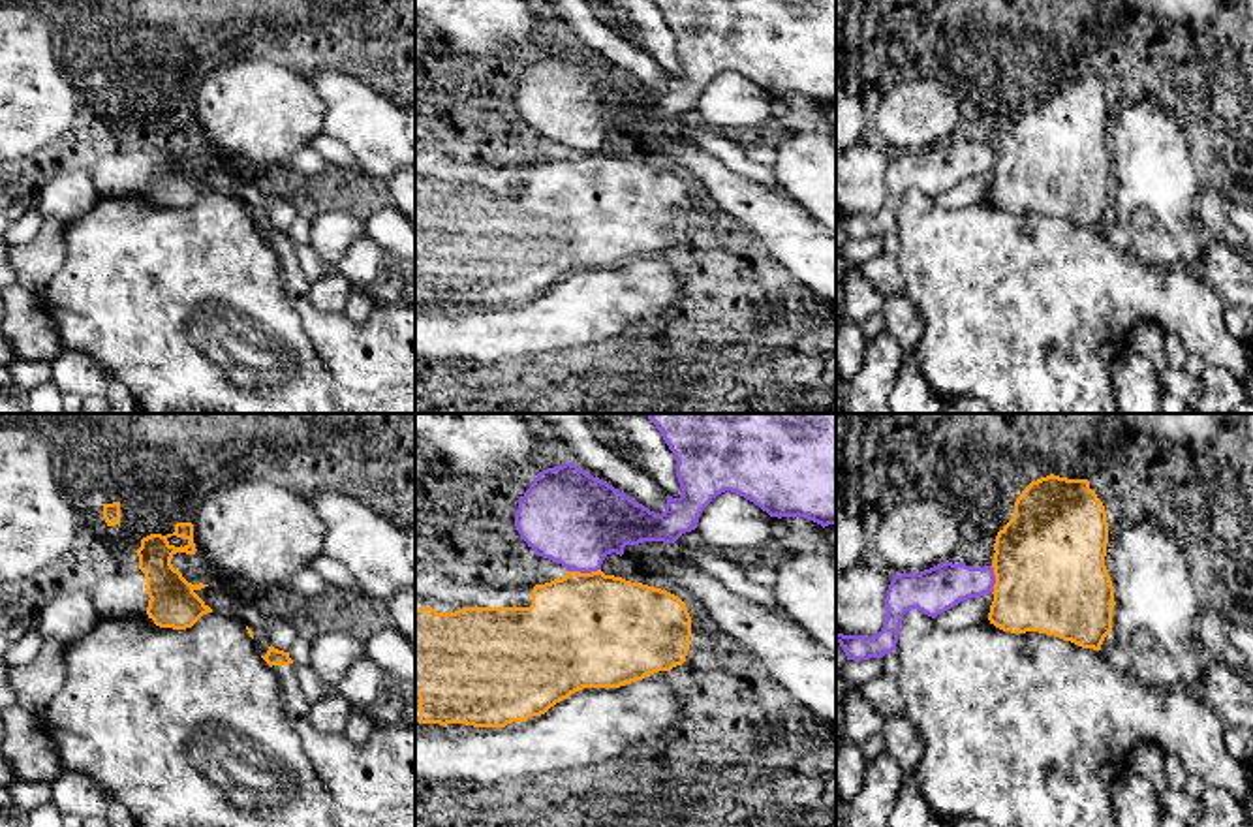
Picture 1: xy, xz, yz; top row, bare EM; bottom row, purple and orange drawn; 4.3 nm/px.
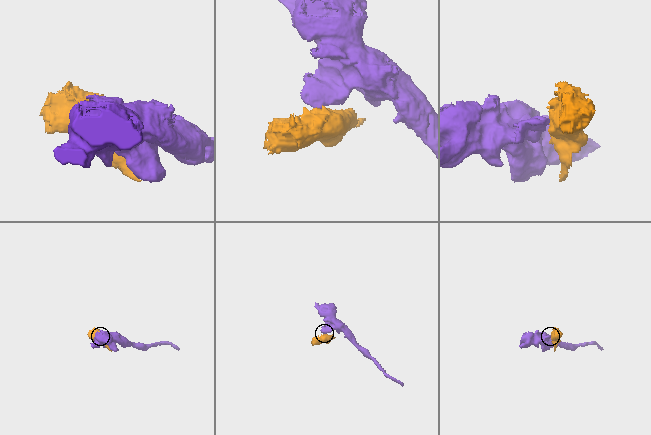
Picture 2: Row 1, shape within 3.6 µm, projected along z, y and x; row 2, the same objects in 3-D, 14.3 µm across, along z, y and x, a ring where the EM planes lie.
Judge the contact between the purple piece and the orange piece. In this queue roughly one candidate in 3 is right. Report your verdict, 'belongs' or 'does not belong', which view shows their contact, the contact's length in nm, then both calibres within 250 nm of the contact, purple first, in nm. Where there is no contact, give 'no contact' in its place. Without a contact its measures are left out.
does not belong | xz | 140 nm | 400/500 nm

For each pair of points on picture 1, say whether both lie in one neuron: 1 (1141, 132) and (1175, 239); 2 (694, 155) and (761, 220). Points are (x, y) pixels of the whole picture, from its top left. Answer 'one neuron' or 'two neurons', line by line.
1: one neuron
2: one neuron

